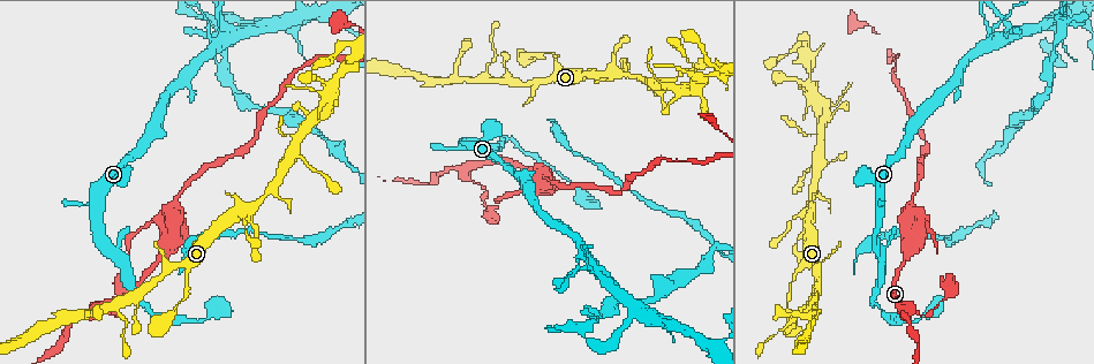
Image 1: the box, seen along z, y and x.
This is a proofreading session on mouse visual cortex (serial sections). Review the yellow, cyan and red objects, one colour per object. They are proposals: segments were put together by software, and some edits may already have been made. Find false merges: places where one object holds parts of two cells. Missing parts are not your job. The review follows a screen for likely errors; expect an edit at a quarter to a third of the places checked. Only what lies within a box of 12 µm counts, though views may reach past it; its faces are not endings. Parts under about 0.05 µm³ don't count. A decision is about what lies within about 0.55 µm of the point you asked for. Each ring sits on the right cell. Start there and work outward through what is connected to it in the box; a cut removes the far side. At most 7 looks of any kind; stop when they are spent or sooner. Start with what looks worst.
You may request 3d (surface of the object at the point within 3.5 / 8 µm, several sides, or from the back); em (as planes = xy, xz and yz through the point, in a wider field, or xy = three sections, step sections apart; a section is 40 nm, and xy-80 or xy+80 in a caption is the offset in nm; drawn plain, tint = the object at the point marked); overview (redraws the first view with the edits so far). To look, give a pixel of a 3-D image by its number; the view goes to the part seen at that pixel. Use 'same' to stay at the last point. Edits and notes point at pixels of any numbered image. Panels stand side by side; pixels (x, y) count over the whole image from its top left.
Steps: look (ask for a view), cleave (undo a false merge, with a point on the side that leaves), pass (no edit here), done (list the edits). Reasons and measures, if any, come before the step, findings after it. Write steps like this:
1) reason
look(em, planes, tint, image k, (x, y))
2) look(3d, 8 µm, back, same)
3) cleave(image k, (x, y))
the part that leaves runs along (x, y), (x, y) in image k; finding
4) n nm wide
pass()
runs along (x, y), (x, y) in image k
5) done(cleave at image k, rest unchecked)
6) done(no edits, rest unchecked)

a fork
look(3d, 3.5 µm, image 1, (906, 311))

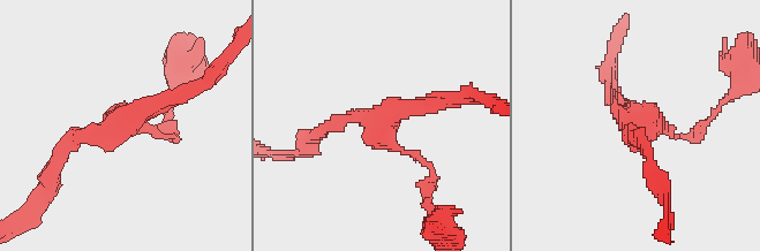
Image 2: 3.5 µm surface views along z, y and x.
3 arms; arms of 100, 200, 200 nm; now the EM
look(em, xy, step 5, tint, image 2, (634, 124))

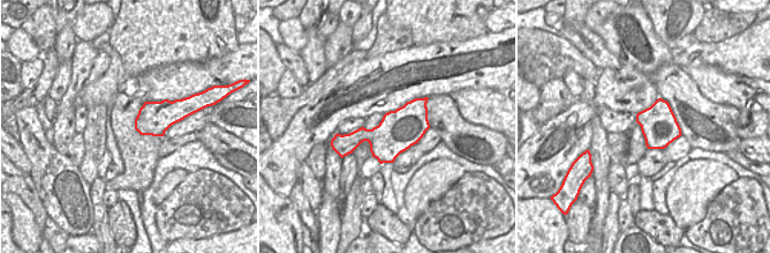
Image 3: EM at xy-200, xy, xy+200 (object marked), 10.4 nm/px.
pass()
continuous, no second cell

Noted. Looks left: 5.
three arms meet
look(em, xy, step 1, tint, image 1, (593, 273))

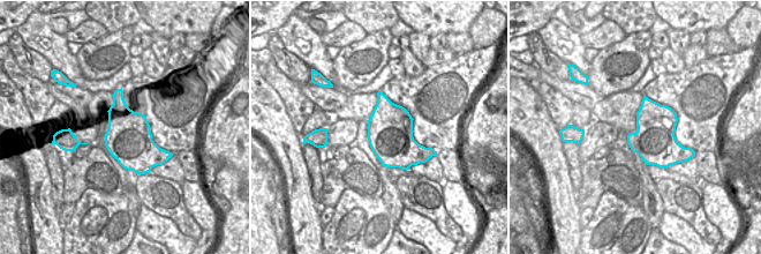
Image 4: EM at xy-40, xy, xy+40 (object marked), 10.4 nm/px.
wider look
look(3d, 3.5 µm, back, same)

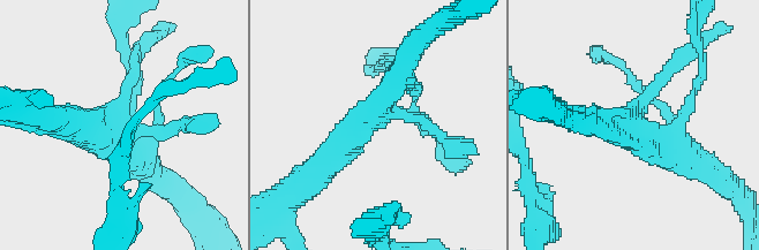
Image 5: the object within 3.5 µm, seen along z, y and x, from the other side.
pass()
runs along (136, 156), (115, 137), (136, 52) in image 5; continuous, no second cell

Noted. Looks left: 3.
sharp bend
look(3d, 3.5 µm, image 1, (583, 334))

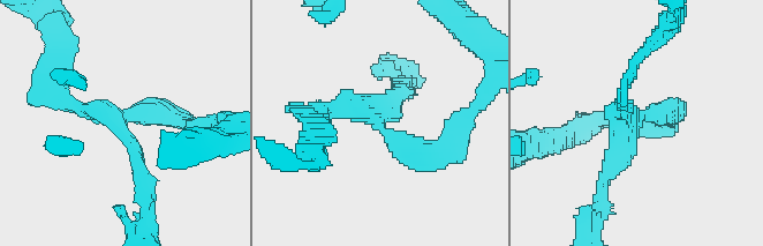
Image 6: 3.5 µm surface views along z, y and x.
3 arms; arms of 200, 200, 300 nm
look(em, xy, step 3, tint, image 6, (638, 120))

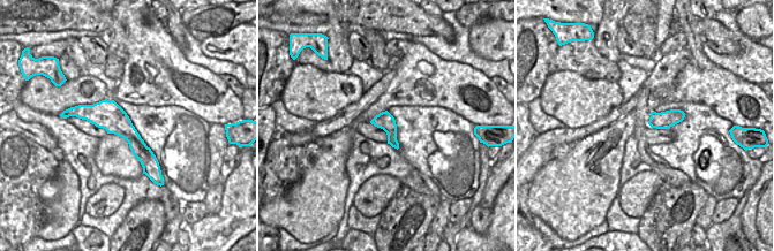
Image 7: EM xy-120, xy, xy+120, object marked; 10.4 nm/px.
cleave(image 6, (349, 106))
the part that leaves runs along (378, 126), (406, 86) in image 6; two cells meet here

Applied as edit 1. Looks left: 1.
done(cleave at image 6, rest unchecked)

